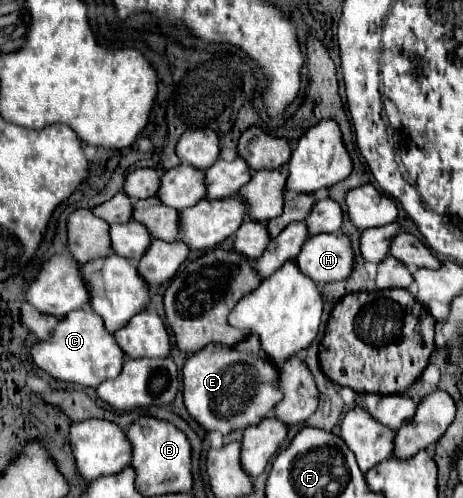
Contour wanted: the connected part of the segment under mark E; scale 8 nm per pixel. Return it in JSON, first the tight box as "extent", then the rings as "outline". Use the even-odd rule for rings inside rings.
{"extent":[182,335,282,435],"outline":[[[250,335],[232,347],[212,343],[200,349],[198,353],[192,353],[182,369],[182,381],[184,381],[184,405],[188,413],[206,431],[220,431],[224,435],[234,429],[246,429],[250,425],[260,423],[266,415],[274,411],[276,403],[280,403],[282,397],[282,391],[278,387],[278,367],[276,363],[272,363],[272,359],[266,357],[260,339],[256,335]]]}

